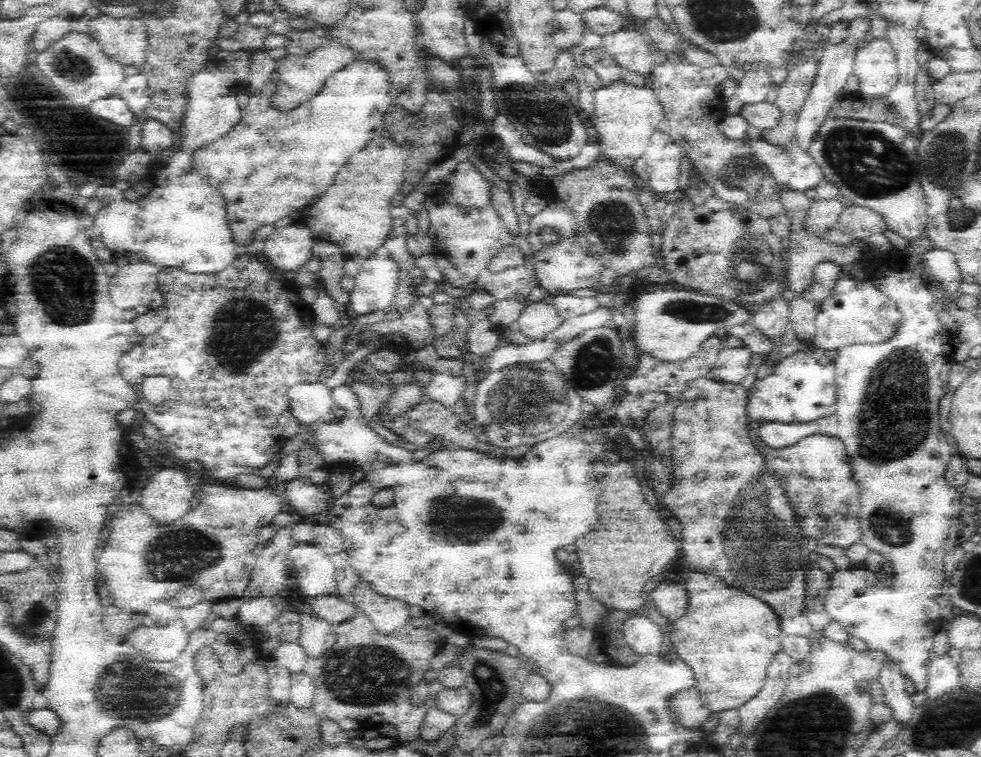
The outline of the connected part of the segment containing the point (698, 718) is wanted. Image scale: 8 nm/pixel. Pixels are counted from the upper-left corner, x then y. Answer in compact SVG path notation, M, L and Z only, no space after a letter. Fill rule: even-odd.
M695 686L689 690L682 690L682 693L678 692L670 698L673 699L673 710L680 726L700 729L708 725L707 720L711 712L704 707L701 695Z

